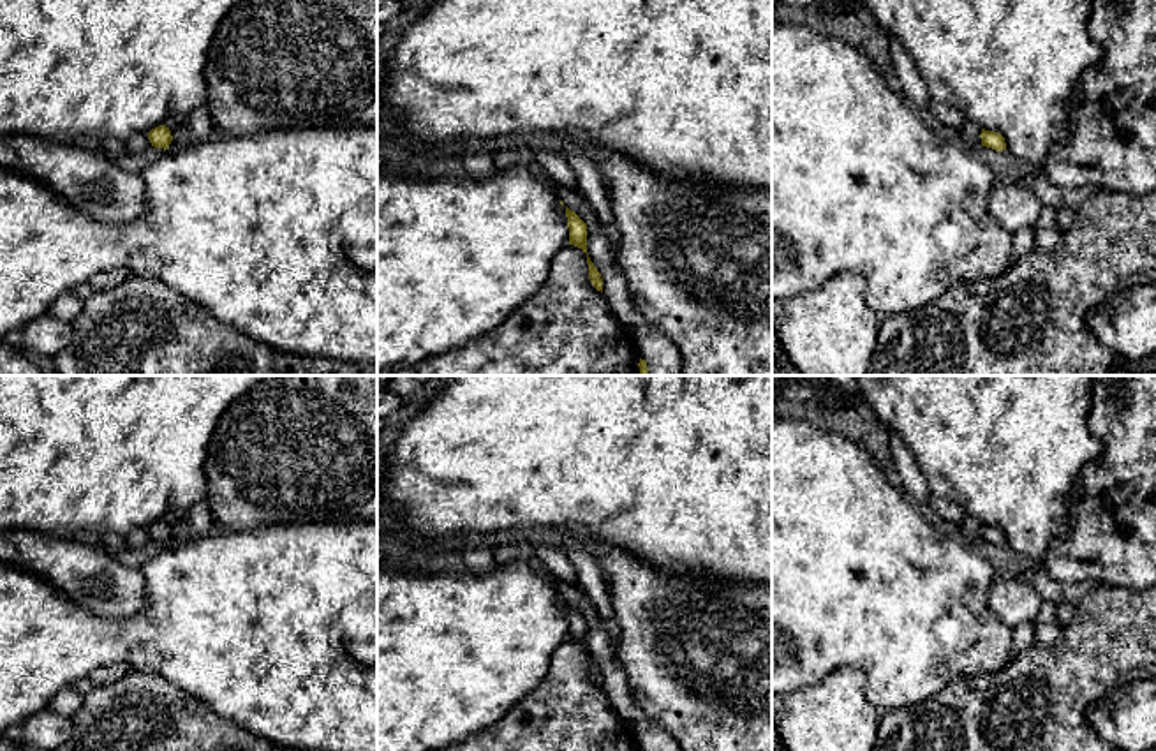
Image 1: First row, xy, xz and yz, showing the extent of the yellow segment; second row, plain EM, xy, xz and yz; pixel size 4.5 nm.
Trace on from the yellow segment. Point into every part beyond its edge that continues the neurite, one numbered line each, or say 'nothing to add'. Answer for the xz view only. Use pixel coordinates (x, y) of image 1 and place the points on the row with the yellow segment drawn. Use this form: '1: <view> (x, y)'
nothing to add

